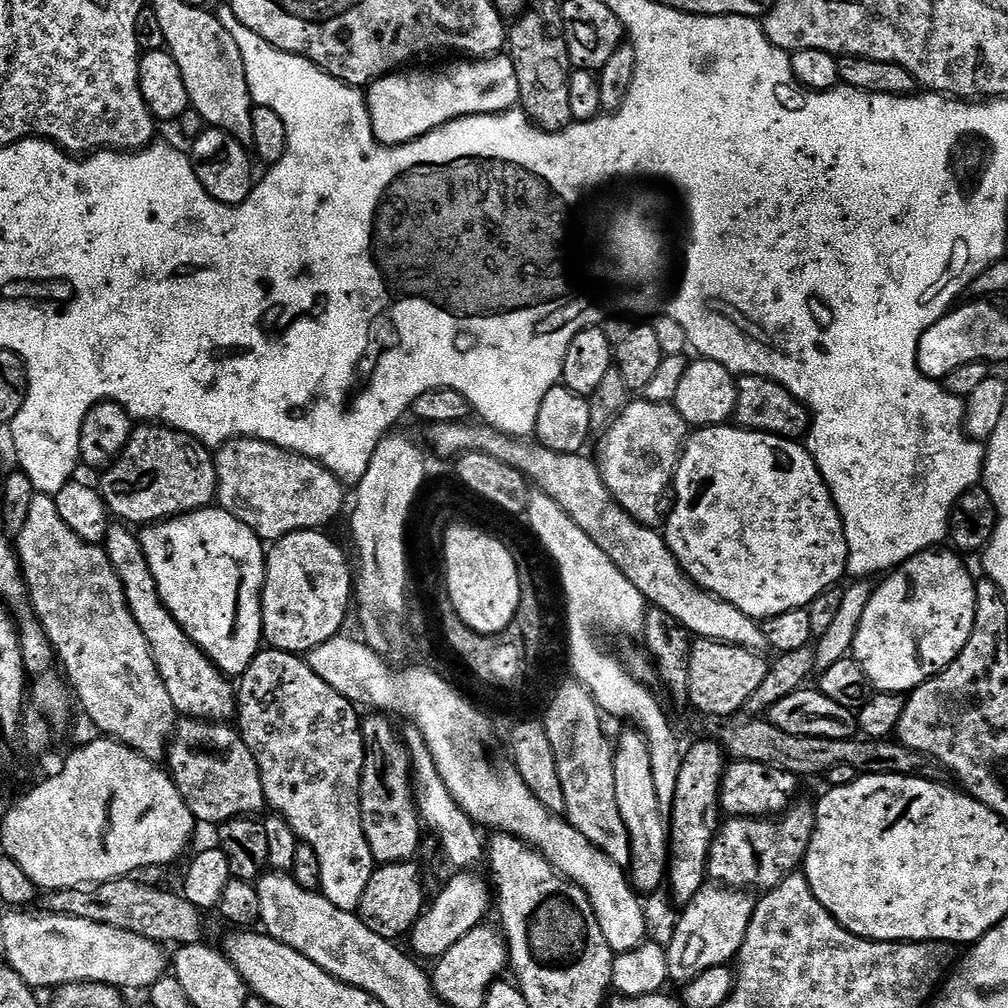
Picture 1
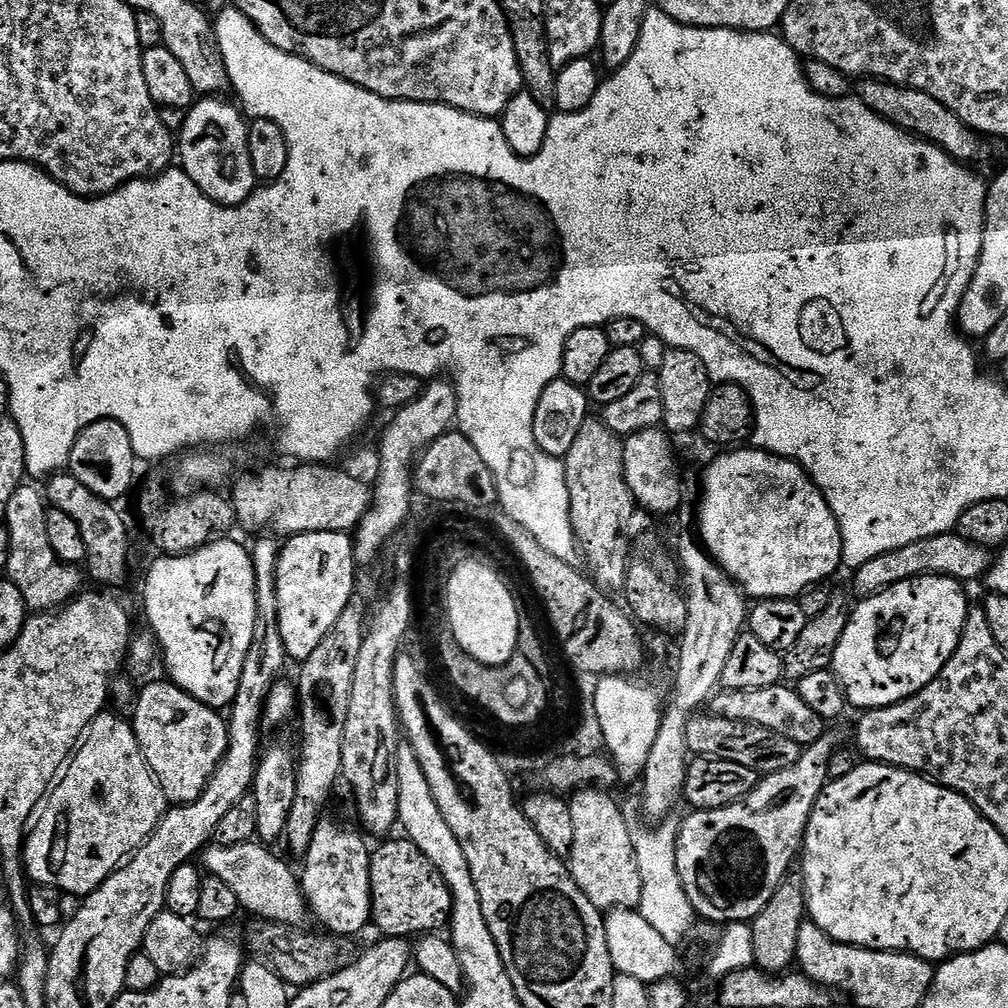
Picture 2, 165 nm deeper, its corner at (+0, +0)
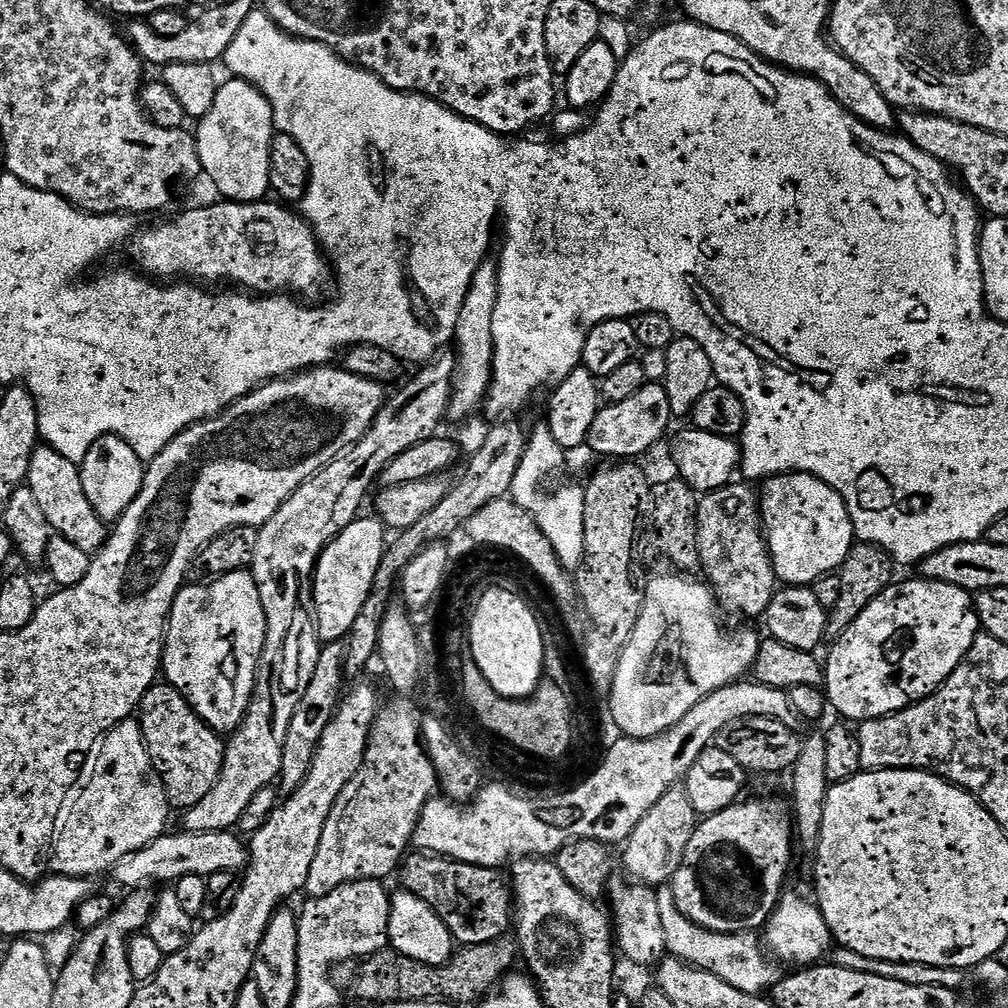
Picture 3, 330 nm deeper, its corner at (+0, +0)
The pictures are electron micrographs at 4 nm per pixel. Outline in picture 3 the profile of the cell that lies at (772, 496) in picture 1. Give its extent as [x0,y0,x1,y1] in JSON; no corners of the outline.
[758,472,854,586]

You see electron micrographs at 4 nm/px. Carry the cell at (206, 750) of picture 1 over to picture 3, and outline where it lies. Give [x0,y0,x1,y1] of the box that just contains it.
[138,682,226,810]

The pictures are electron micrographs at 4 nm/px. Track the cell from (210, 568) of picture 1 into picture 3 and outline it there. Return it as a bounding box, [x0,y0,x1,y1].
[162,570,266,734]

